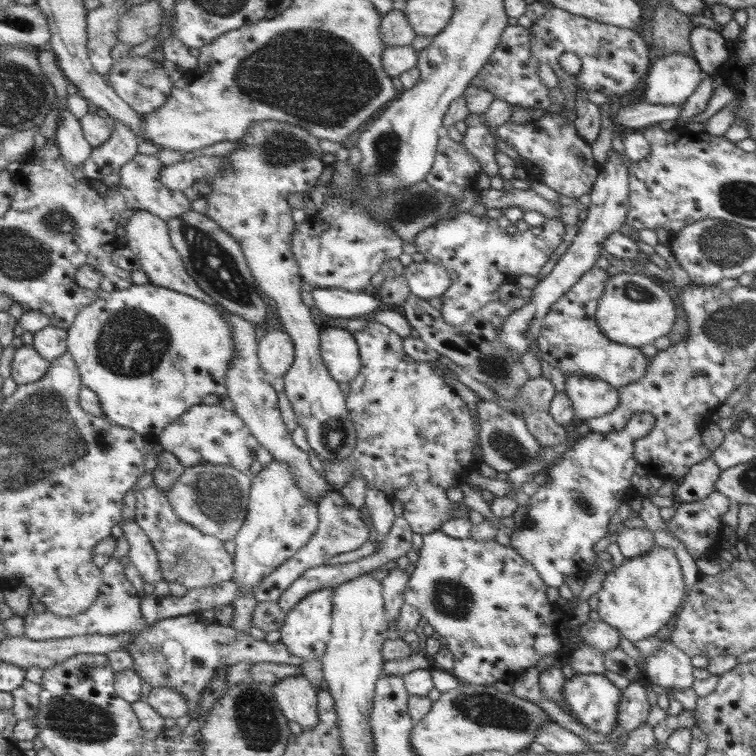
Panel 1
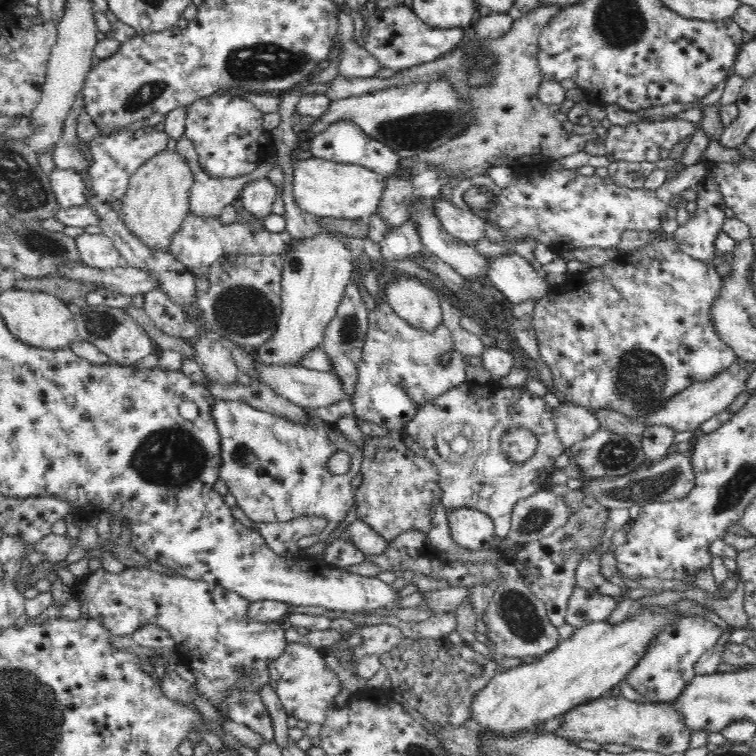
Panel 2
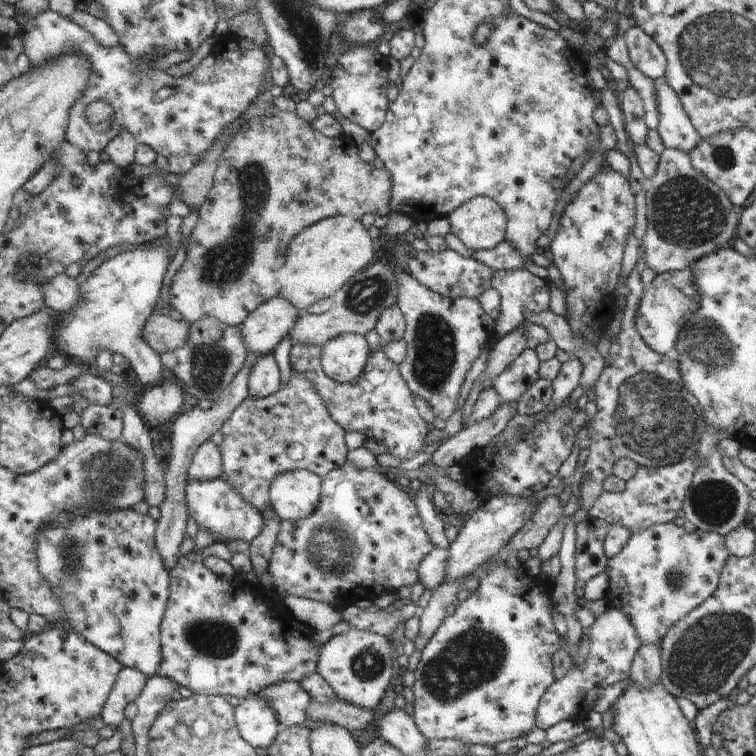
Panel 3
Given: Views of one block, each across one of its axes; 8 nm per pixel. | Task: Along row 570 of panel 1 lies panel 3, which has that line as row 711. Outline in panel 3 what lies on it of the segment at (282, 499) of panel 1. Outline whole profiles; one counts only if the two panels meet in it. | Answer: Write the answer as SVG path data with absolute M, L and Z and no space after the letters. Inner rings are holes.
M249 696L235 706L241 738L245 738L253 748L271 748L283 732L283 724L267 698L261 700L257 696Z

